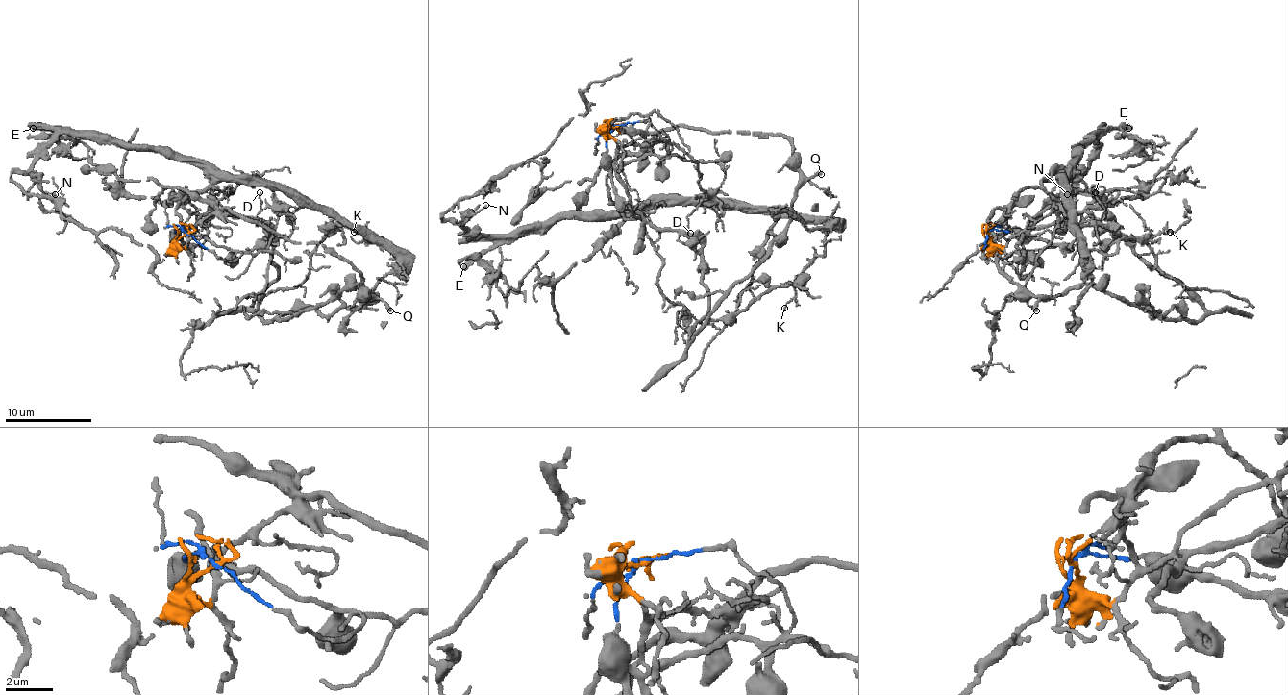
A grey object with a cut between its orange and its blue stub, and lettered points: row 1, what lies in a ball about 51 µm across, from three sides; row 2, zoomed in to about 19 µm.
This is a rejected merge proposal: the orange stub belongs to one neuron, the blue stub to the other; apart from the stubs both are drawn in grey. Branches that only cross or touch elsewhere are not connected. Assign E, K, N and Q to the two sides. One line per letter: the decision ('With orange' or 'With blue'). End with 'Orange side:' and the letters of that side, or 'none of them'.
E: With orange
K: With orange
N: With orange
Q: With blue
Orange side: E, K, N

